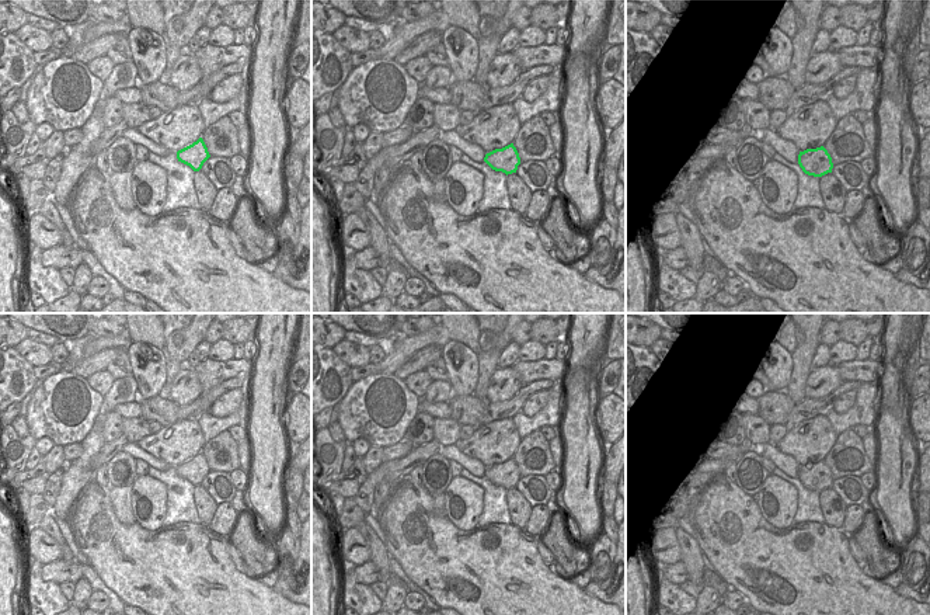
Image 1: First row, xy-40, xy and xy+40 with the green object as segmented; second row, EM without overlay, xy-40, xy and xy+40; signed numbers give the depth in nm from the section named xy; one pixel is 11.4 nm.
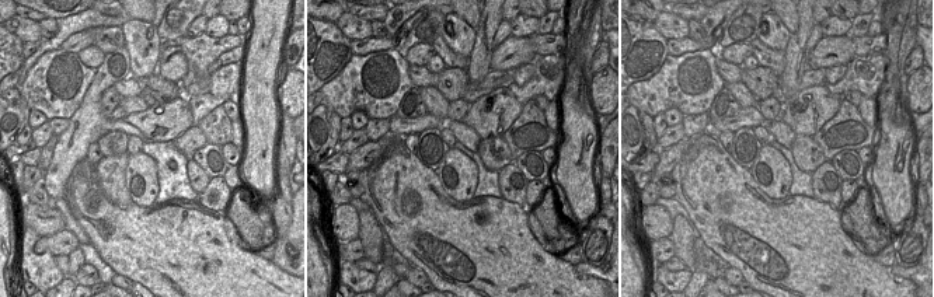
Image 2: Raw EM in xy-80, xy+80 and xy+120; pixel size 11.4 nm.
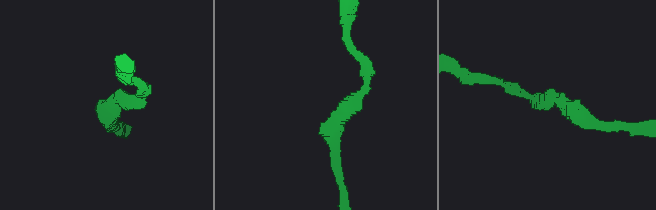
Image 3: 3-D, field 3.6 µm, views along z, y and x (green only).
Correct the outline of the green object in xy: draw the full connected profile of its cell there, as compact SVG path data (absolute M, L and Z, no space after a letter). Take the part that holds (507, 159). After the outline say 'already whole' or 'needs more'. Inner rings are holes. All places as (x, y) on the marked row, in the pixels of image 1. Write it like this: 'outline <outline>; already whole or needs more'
outline M513 143L495 149L485 154L484 161L495 171L502 171L506 176L516 173L520 164L520 157Z; already whole

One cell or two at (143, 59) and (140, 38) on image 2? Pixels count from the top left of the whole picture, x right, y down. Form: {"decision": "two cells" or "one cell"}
{"decision": "one cell"}

